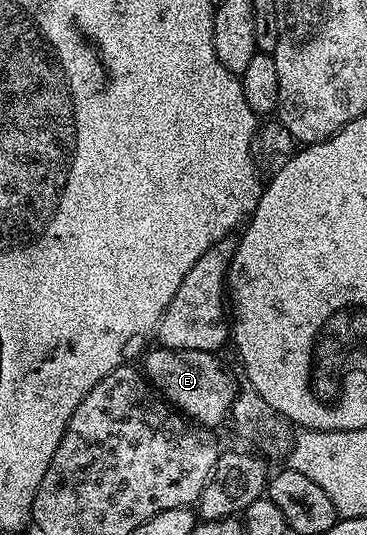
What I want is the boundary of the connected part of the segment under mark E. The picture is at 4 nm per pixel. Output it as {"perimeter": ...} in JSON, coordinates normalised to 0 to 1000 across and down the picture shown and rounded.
{"perimeter":[[[422,647],[387,667],[384,693],[414,727],[469,764],[485,766],[534,793],[589,796],[616,778],[621,783],[646,746],[640,710],[597,669],[589,660],[559,654],[471,654]]]}

